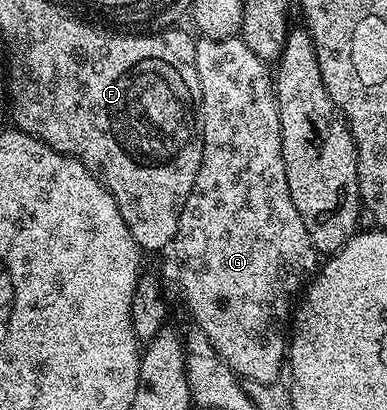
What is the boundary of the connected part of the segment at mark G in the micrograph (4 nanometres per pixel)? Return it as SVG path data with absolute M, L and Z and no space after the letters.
M240 36L227 40L198 37L196 44L203 160L191 196L183 204L171 250L177 253L181 290L197 321L196 329L211 340L215 352L219 352L238 378L272 386L287 366L287 323L294 313L295 299L317 273L319 255L311 244L311 236L307 236L303 216L299 216L291 200L283 164L275 78L270 67L247 48Z

